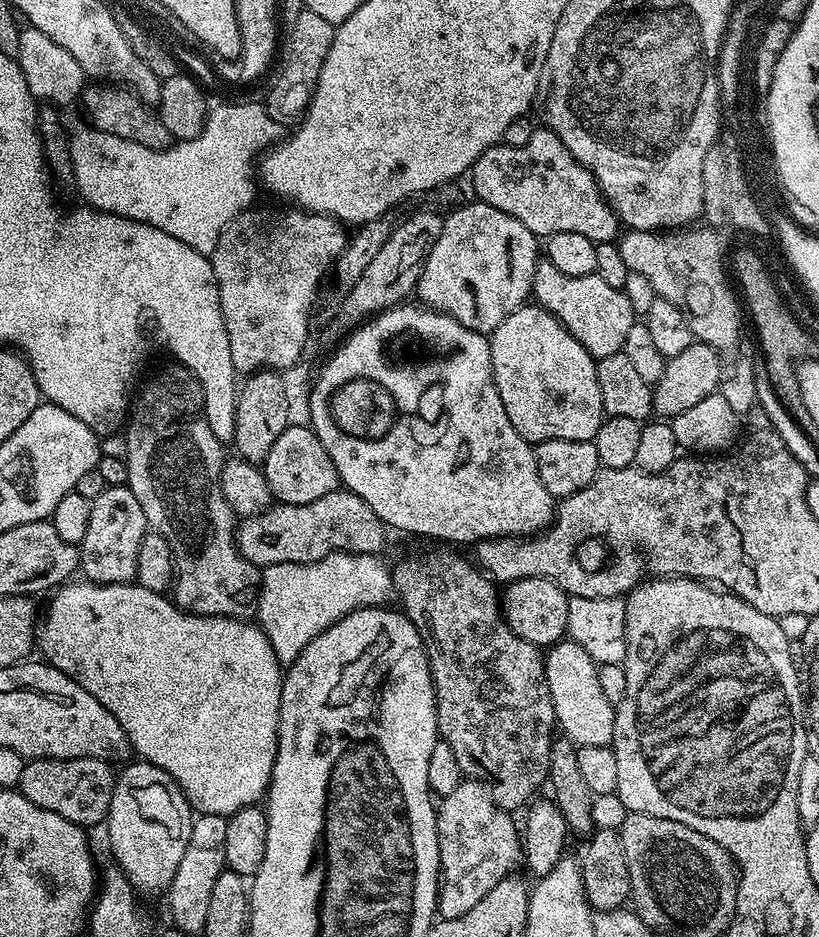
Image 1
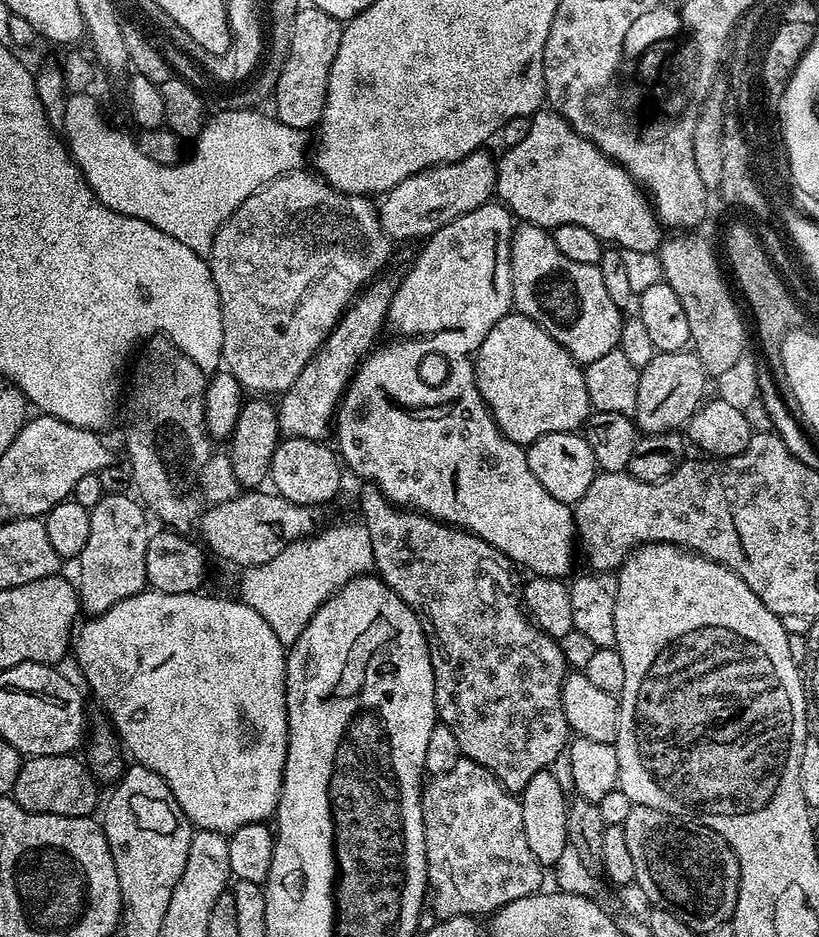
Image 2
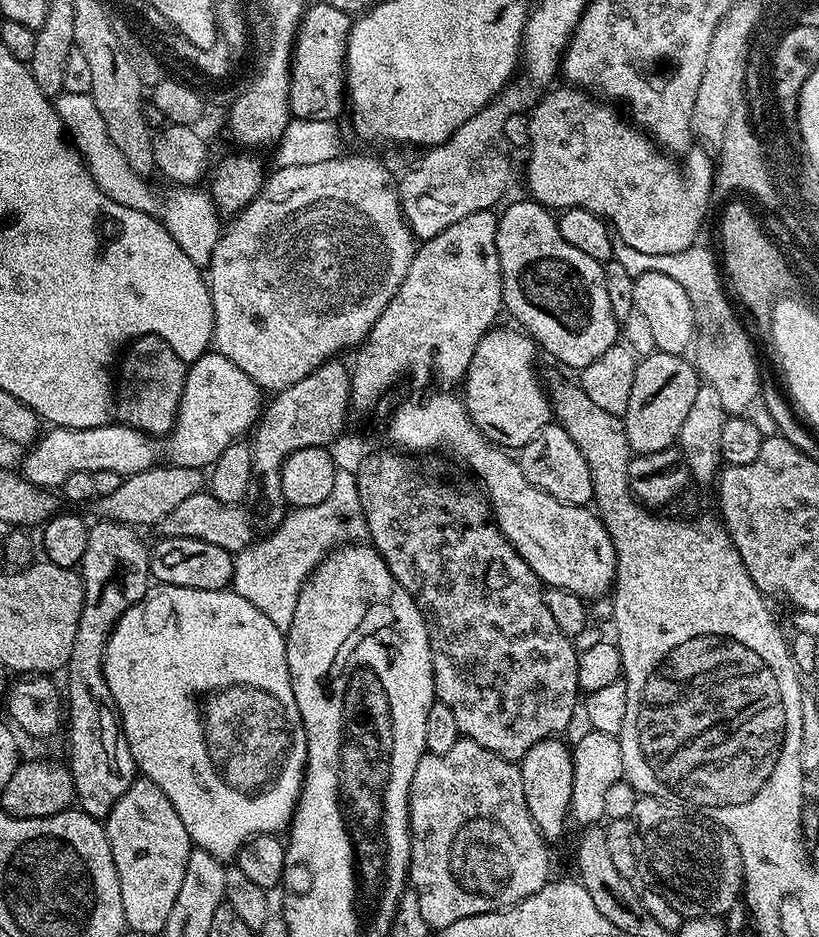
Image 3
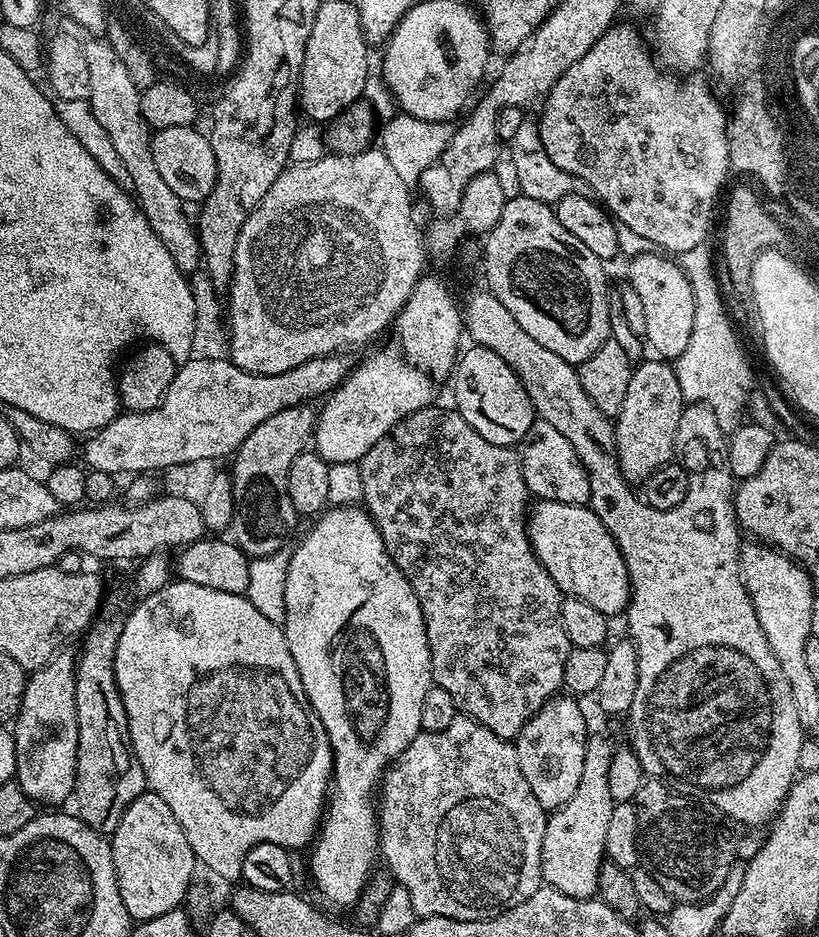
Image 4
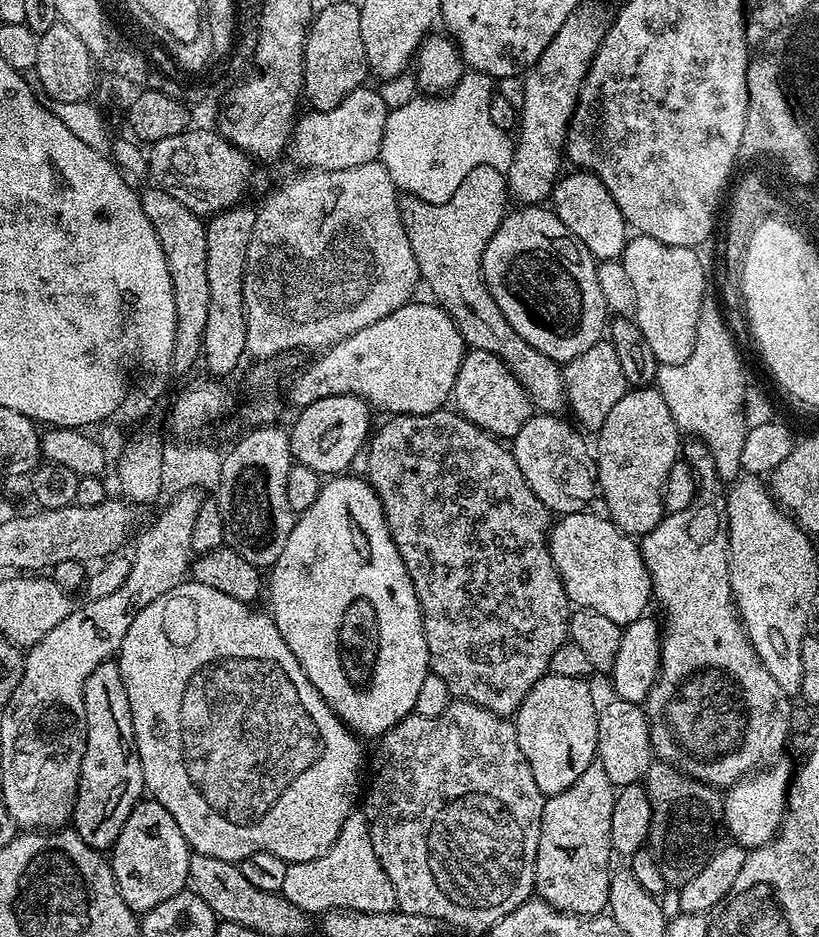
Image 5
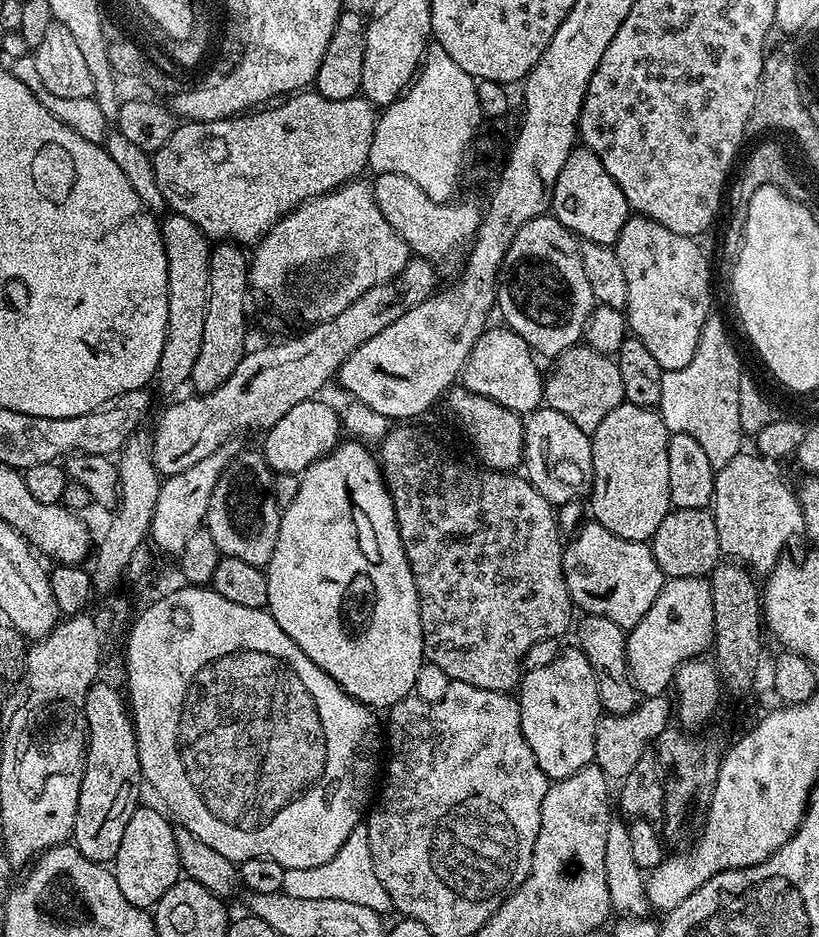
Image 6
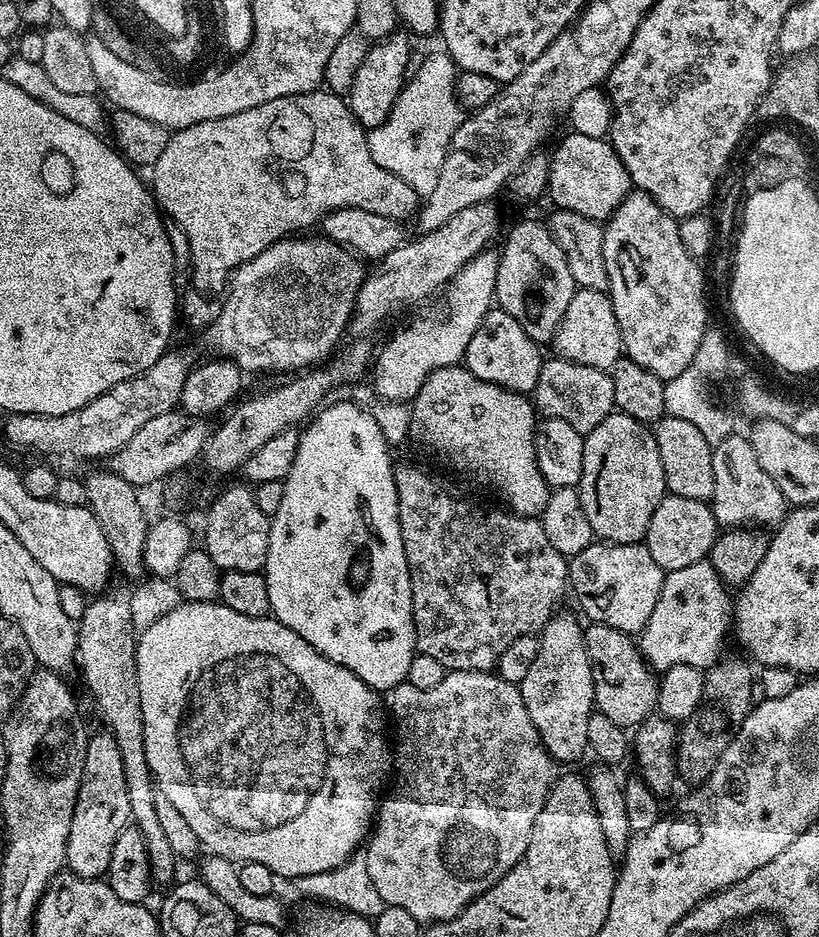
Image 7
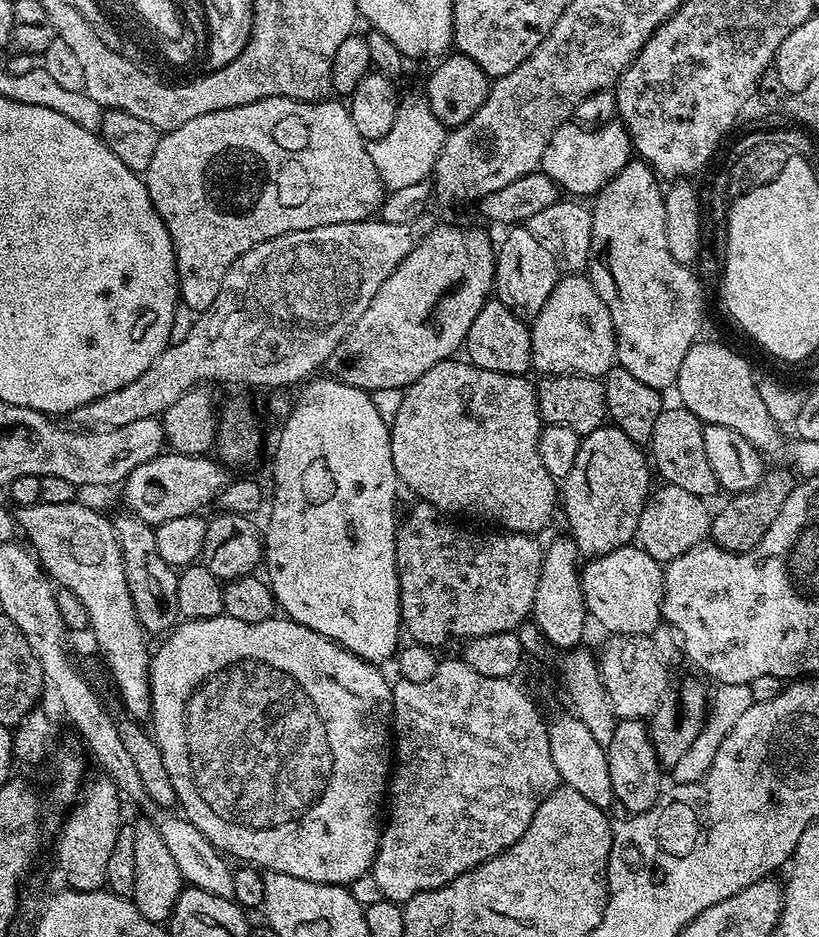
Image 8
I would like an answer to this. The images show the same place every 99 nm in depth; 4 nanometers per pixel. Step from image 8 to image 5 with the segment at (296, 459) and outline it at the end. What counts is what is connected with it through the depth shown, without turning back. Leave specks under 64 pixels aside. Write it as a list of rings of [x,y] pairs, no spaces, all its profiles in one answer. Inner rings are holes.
[[[337,474],[325,479],[320,485],[320,492],[314,498],[312,505],[299,513],[294,530],[290,530],[290,538],[286,538],[286,550],[278,554],[278,562],[274,562],[266,576],[266,596],[272,599],[270,615],[278,626],[278,634],[282,634],[282,642],[290,646],[290,654],[298,658],[302,670],[306,670],[306,678],[322,694],[324,701],[334,710],[334,714],[344,724],[348,725],[357,736],[379,738],[387,734],[402,718],[411,716],[416,710],[418,690],[422,682],[430,674],[428,666],[428,647],[424,637],[424,619],[418,602],[418,594],[414,590],[414,582],[398,554],[388,529],[388,523],[382,510],[382,502],[367,479],[360,480],[353,474]]]

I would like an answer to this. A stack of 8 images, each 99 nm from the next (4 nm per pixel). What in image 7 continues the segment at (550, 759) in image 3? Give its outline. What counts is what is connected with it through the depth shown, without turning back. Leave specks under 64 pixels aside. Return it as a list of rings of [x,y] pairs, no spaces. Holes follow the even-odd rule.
[[[552,615],[548,625],[538,633],[538,658],[534,658],[526,678],[522,678],[518,685],[530,722],[534,722],[540,740],[557,762],[576,760],[585,755],[588,746],[586,730],[590,727],[596,703],[592,663],[584,641],[585,625],[572,616],[560,615]]]

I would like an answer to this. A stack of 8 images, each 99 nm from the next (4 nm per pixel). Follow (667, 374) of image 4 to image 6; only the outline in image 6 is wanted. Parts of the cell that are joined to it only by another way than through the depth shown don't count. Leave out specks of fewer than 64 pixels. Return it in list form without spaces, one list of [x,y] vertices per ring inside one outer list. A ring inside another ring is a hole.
[[[627,402],[619,404],[614,406],[614,410],[610,410],[610,414],[606,414],[606,418],[602,418],[602,422],[590,435],[592,437],[592,453],[594,454],[594,478],[592,479],[592,491],[590,493],[590,501],[592,500],[591,519],[595,523],[606,526],[606,530],[610,530],[610,534],[618,534],[618,538],[651,541],[652,536],[658,530],[658,526],[662,526],[662,518],[666,518],[668,513],[673,511],[672,503],[670,502],[670,465],[666,454],[670,433],[663,418],[660,417],[659,411],[656,408],[643,408]]]

